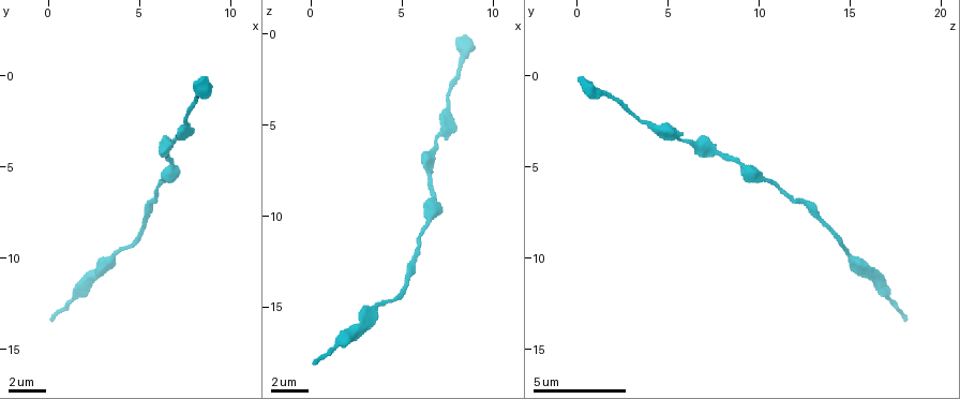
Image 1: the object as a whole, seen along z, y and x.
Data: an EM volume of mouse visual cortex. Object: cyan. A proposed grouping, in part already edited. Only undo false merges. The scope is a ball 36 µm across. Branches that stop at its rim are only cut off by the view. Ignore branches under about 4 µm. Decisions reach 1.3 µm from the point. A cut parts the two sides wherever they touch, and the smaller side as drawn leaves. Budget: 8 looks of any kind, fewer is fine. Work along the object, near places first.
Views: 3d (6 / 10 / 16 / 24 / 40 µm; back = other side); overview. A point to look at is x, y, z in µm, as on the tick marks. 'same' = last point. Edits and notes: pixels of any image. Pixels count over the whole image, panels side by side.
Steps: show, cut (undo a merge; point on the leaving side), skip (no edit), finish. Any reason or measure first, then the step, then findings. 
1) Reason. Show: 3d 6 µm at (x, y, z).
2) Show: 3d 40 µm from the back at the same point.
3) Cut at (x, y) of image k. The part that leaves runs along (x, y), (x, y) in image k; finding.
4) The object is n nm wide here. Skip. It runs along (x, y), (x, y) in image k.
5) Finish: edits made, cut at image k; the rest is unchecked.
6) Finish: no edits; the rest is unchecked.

Thin neck. Show: 3d 10 µm at (6.7, 3.7, 6.0).

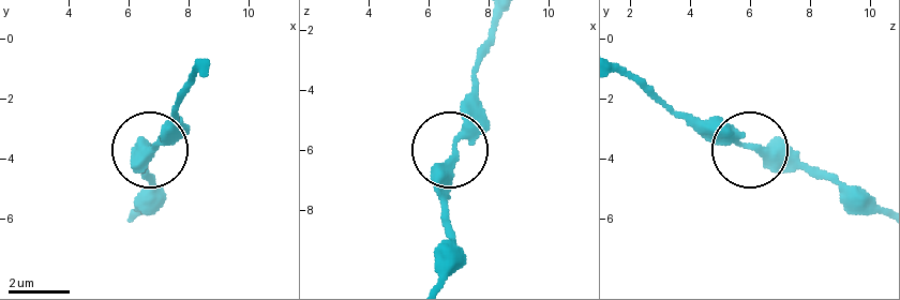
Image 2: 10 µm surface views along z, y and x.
Zoom in. Show: 3d 6 µm at (6.8, 3.6, 6.2).

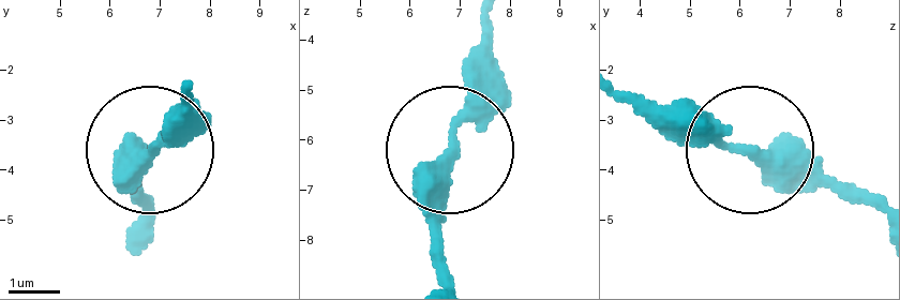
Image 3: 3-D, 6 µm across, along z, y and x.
The object is 300 nm wide here. Skip. It runs along (881, 213), (753, 153), (663, 132), (625, 102) in image 3; all the same cell.

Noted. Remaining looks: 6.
Show: 3d 10 µm at (6.2, 5.7, 10.6).

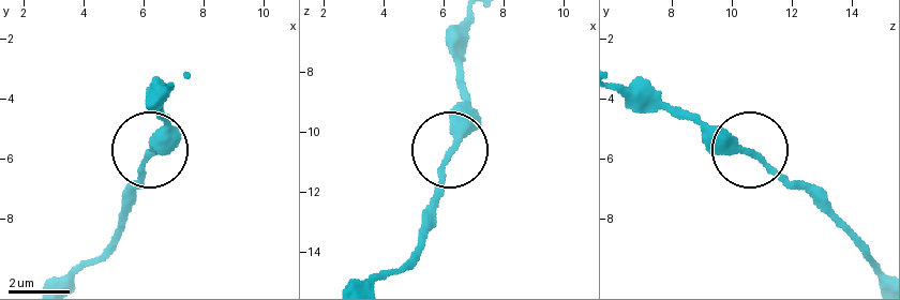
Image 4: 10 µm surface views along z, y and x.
Skip. It runs along (453, 145), (463, 91) in image 4; one cell here.

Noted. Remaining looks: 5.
Thick turns thin. Show: 3d 16 µm at (8.2, 1.3, 1.8).

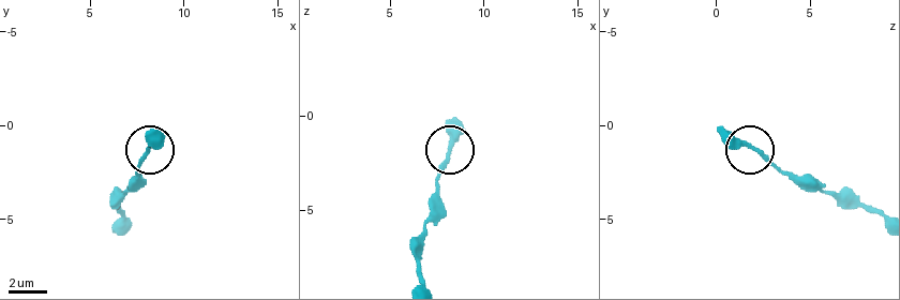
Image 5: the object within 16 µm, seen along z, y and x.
Show: 3d 6 µm at (8.2, 1.1, 1.9).

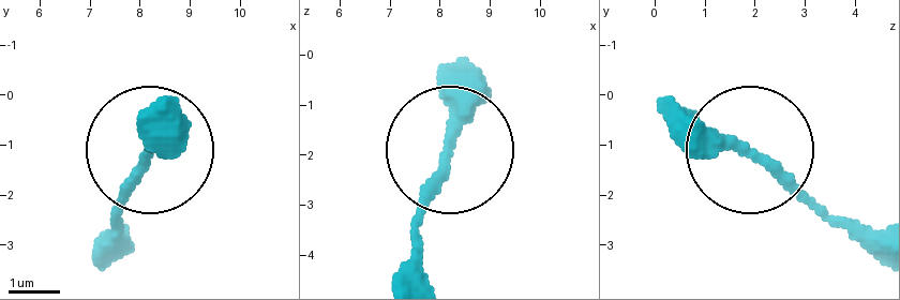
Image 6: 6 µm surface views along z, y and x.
The object is 220 nm wide here. Skip. Continuous, no second cell.

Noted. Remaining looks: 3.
Sudden change in width. Show: 3d 10 µm at (3.6, 10.1, 15.2).

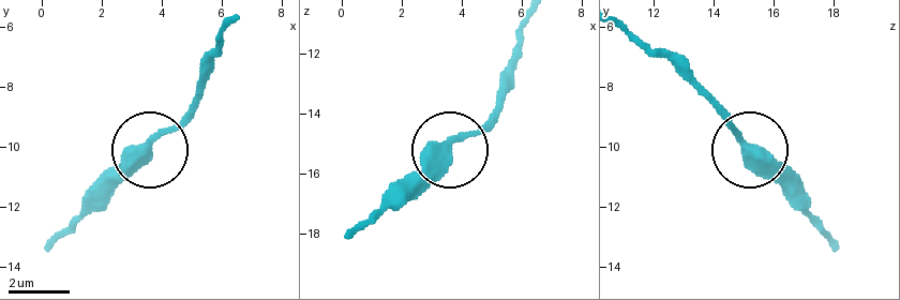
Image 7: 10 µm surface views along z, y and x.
The object is 380 nm wide here. Skip. It runs along (620, 28), (666, 54), (801, 197) in image 7; all the same cell.

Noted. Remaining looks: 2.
Finish: no edits; the rest is unchecked.

